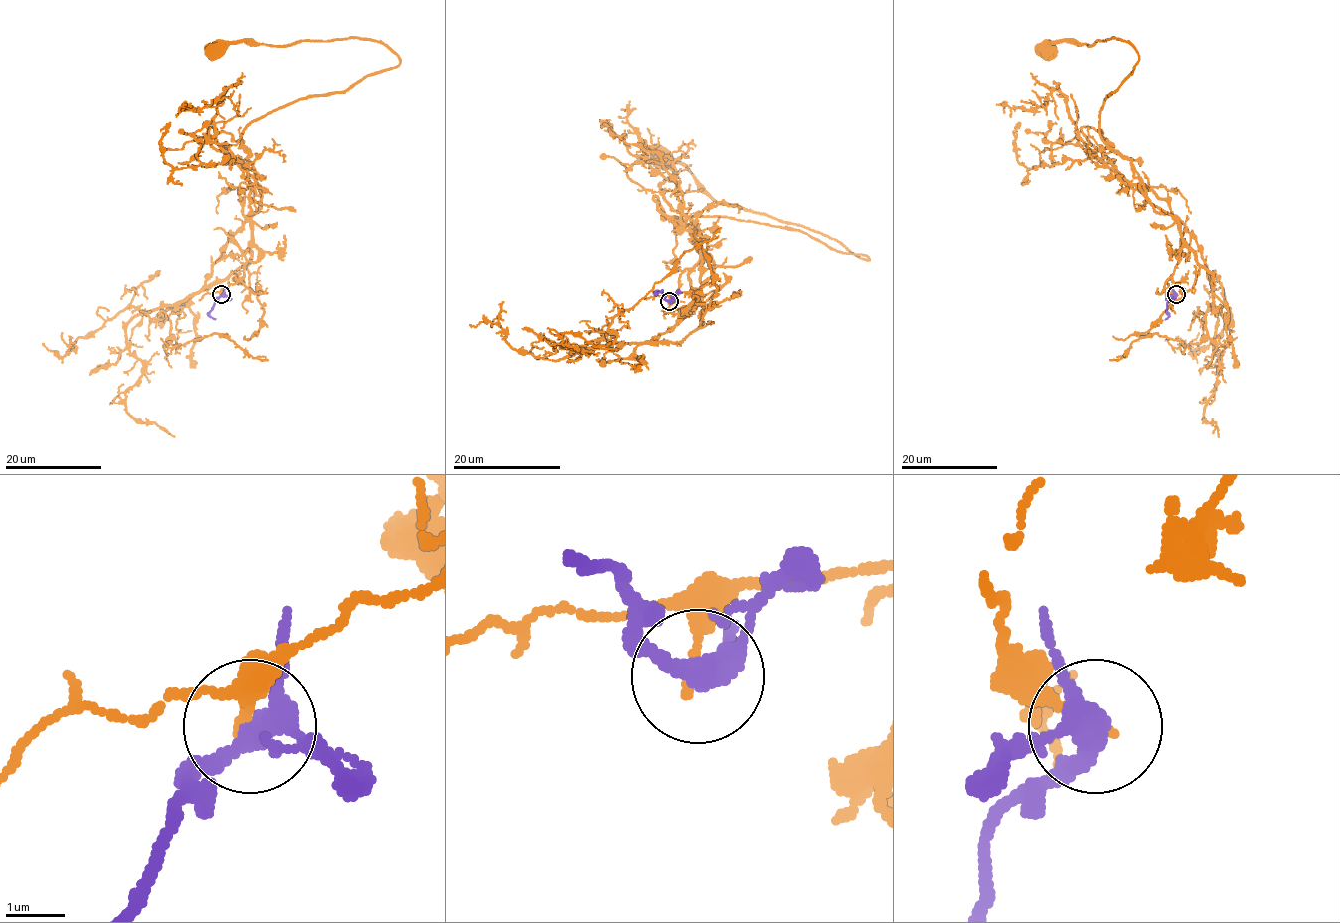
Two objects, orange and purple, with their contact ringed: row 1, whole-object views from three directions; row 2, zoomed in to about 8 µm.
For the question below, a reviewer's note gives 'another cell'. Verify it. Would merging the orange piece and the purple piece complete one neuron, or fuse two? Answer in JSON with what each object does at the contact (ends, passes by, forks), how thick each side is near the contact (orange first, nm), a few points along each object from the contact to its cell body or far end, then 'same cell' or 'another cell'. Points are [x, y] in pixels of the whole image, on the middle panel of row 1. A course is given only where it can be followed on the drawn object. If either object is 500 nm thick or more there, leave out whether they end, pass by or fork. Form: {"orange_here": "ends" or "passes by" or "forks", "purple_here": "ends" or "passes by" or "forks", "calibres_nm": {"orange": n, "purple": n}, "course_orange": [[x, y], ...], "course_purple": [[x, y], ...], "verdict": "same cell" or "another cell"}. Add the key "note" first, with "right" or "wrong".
{"note": "right", "orange_here": "ends", "purple_here": "forks", "calibres_nm": {"orange": 150, "purple": 320}, "course_orange": [[670, 301], [688, 292], [711, 306], [694, 216], [800, 230], [868, 258], [718, 203], [664, 161]], "course_purple": [[670, 301], [661, 292], [656, 292], [663, 289]], "verdict": "another cell"}

